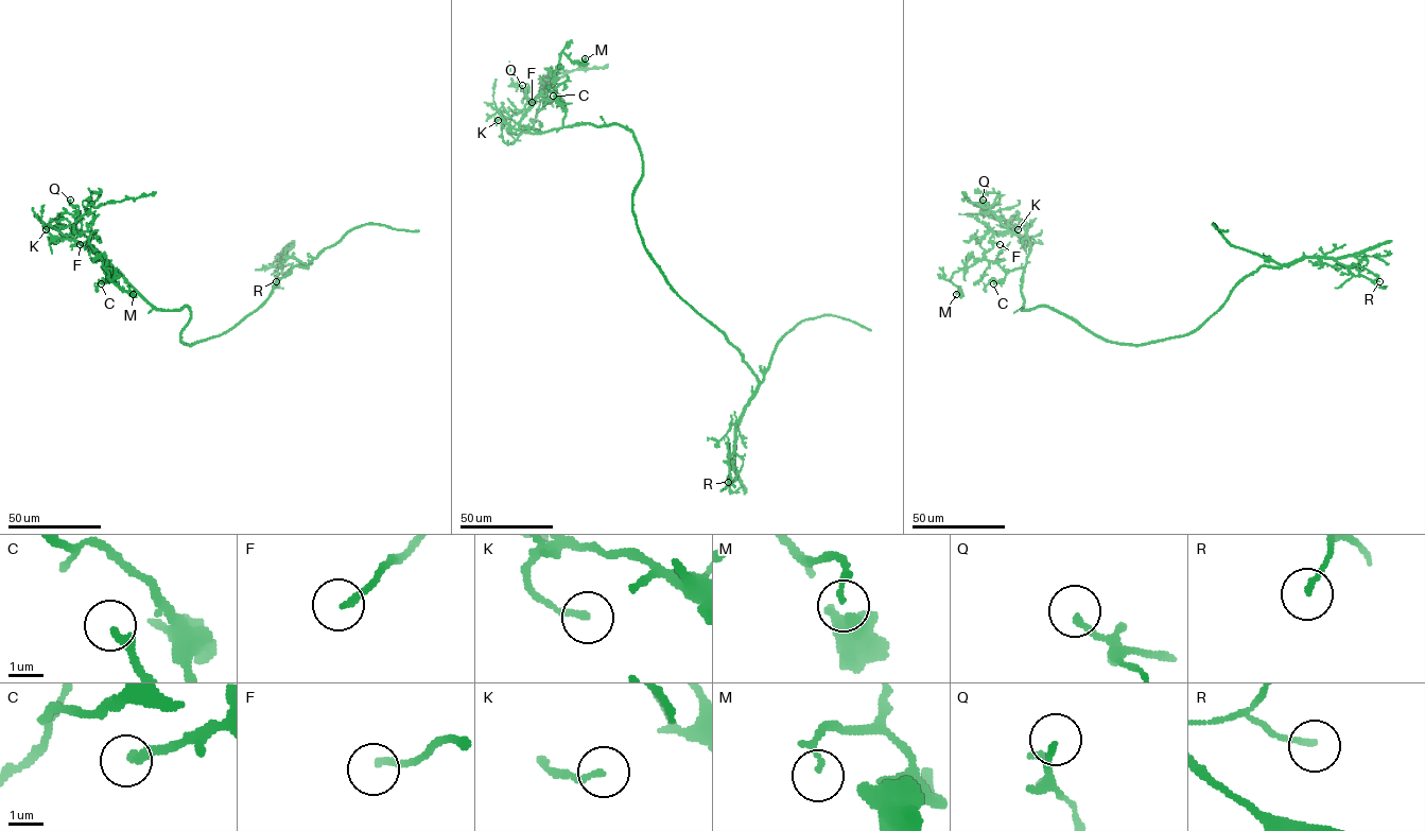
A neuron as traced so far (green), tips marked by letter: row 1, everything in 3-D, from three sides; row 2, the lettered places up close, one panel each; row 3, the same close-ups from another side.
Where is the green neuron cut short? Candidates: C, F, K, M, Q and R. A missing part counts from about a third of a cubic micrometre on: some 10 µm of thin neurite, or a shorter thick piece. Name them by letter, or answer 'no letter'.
no letter

